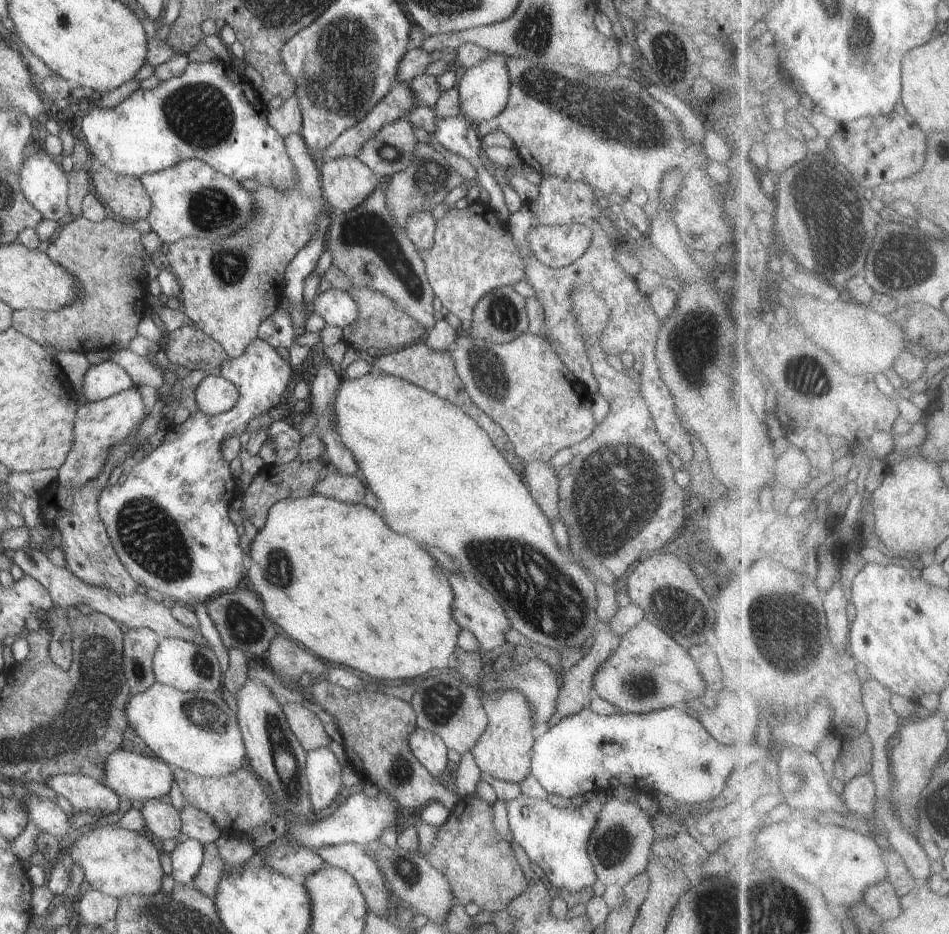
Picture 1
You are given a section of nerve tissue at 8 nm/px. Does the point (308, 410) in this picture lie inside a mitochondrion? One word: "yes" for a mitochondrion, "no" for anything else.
no

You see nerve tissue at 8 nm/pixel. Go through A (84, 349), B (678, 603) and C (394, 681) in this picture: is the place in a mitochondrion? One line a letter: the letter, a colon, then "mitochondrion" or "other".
A: other
B: other
C: other

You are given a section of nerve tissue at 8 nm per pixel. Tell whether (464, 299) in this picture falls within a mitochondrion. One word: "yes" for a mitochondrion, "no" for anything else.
no

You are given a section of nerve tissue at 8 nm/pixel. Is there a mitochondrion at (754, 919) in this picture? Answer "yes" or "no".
yes

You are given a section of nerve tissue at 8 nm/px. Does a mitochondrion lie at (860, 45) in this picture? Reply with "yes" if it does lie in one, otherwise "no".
yes

